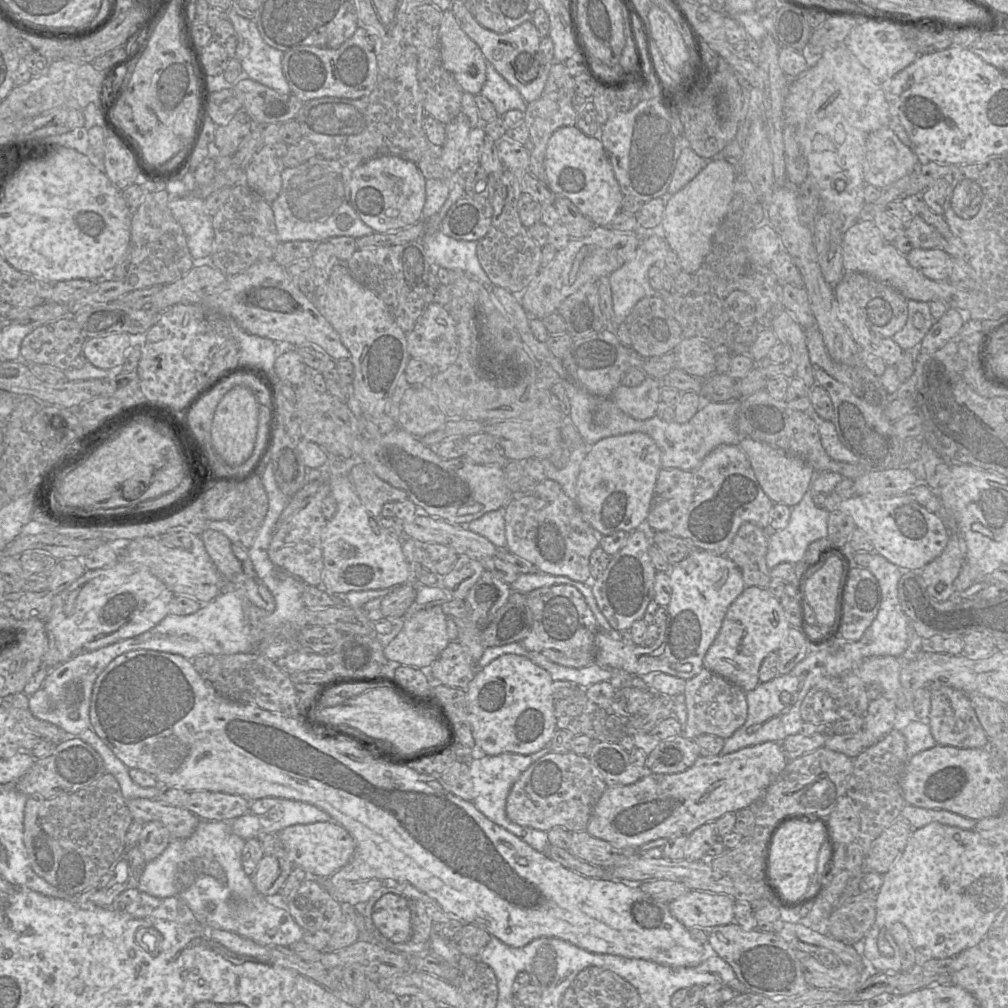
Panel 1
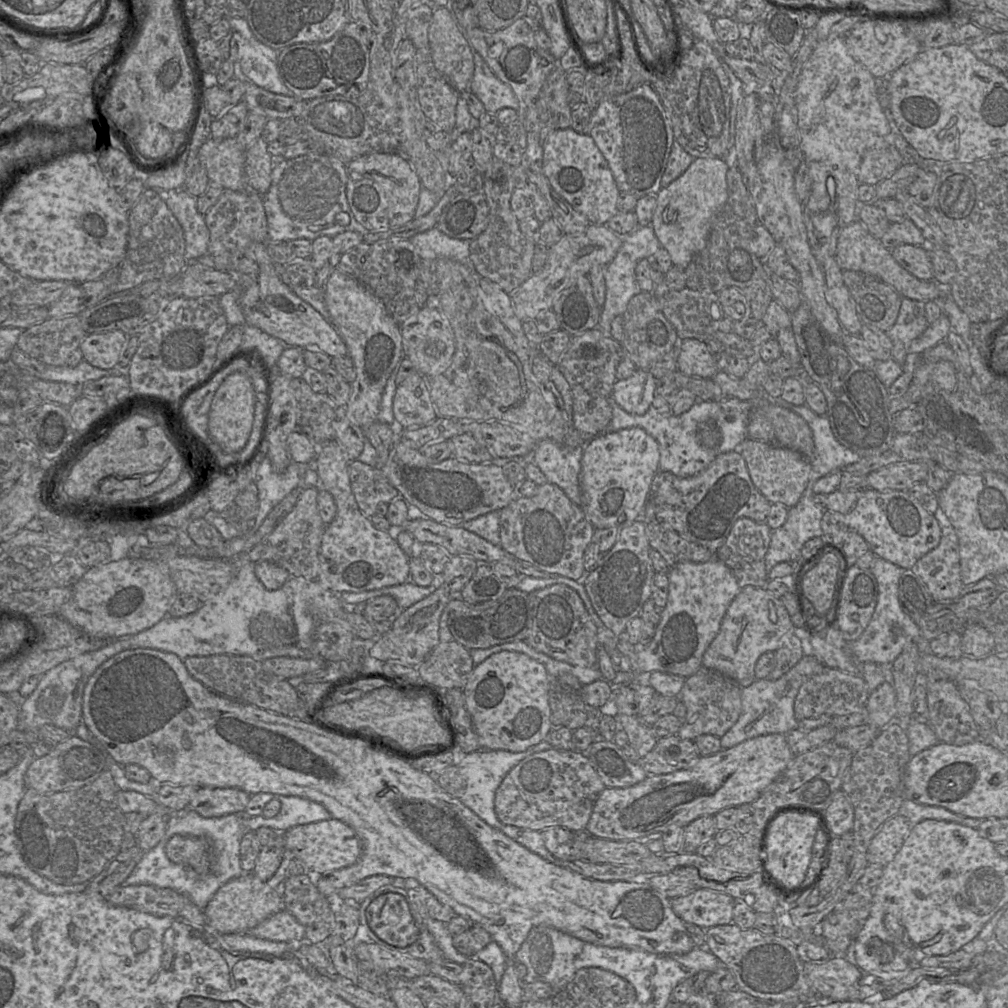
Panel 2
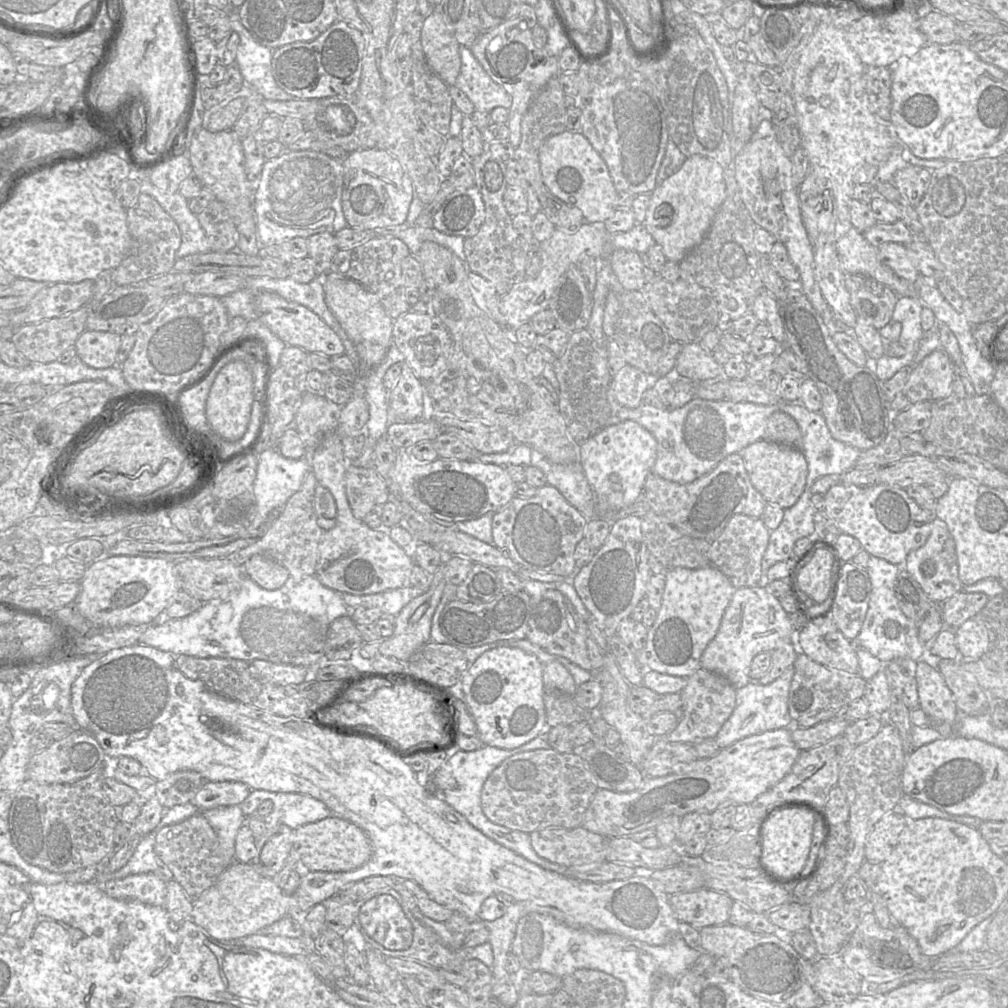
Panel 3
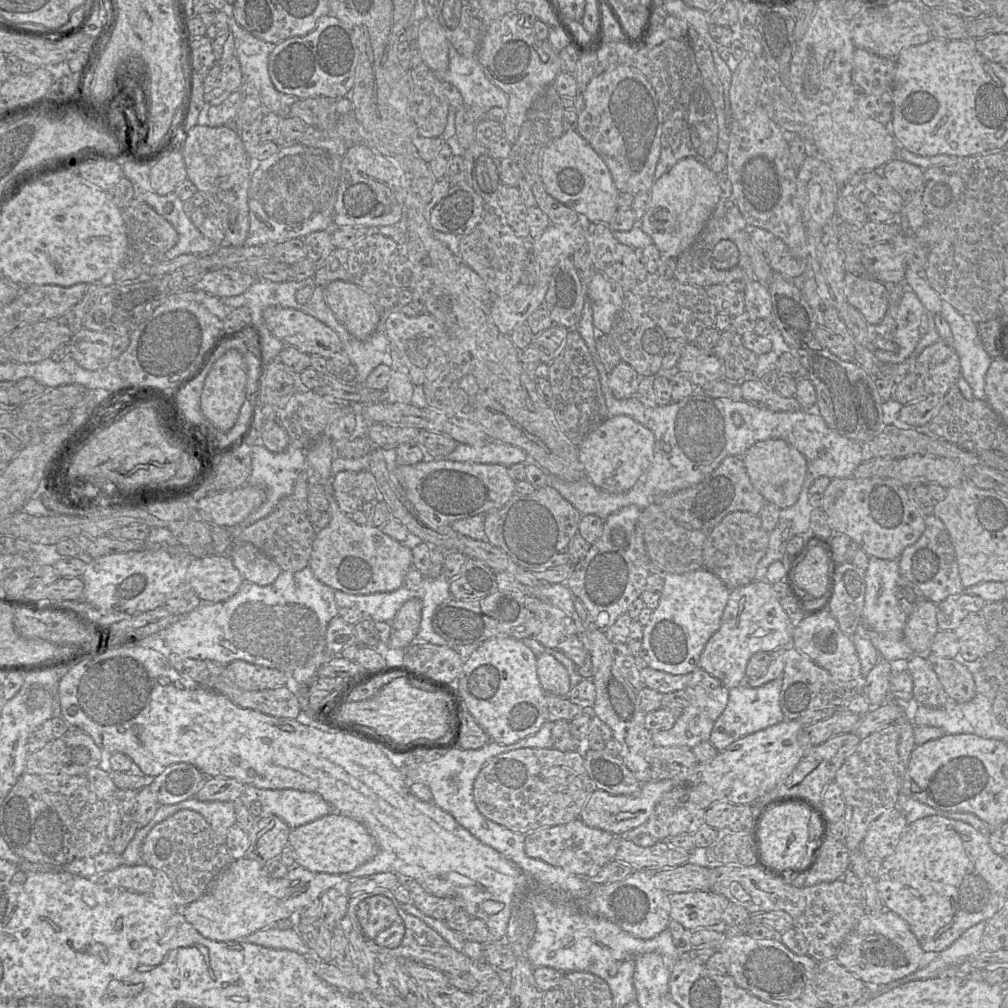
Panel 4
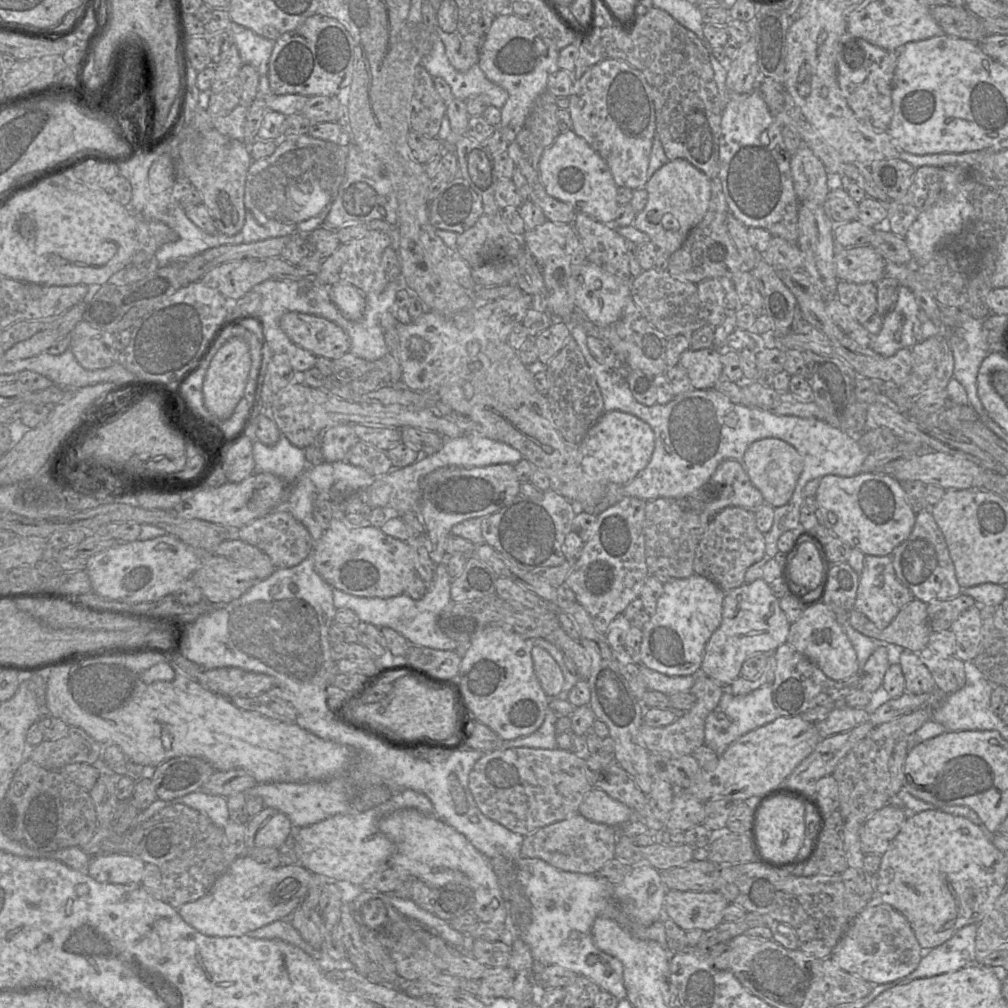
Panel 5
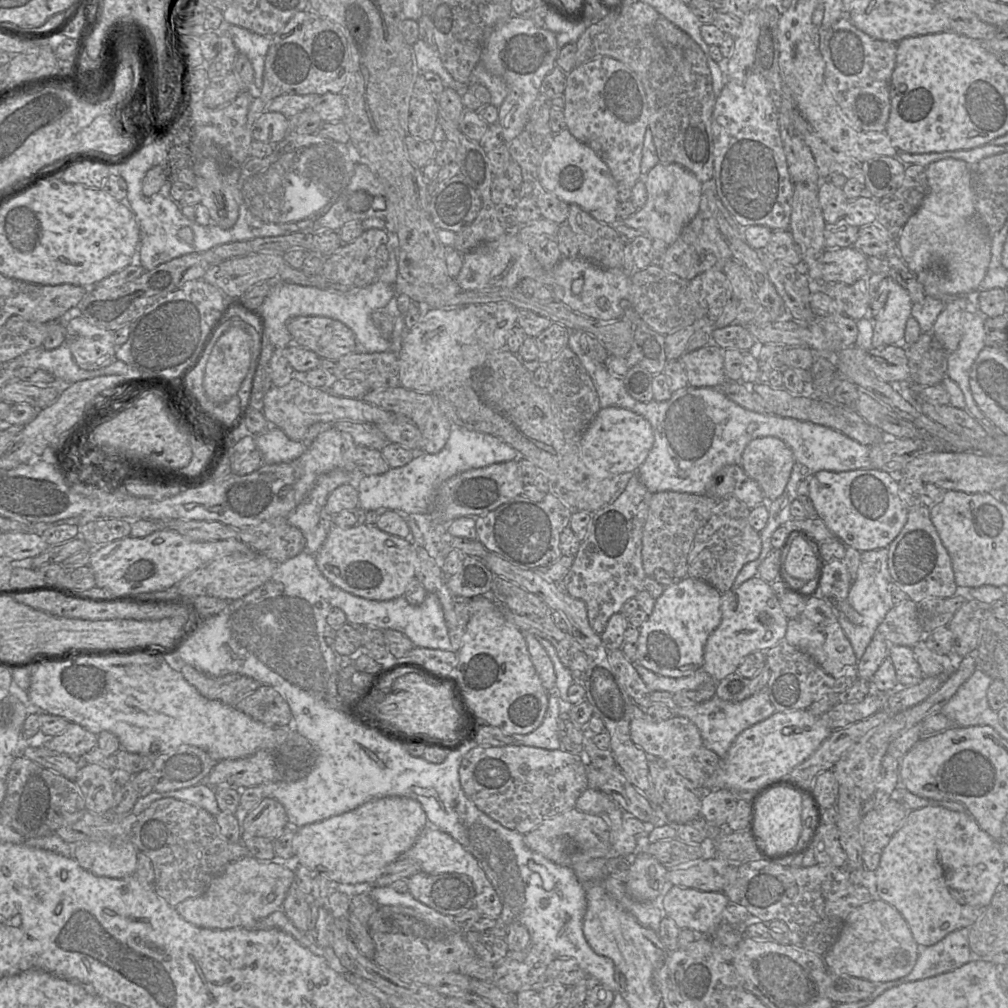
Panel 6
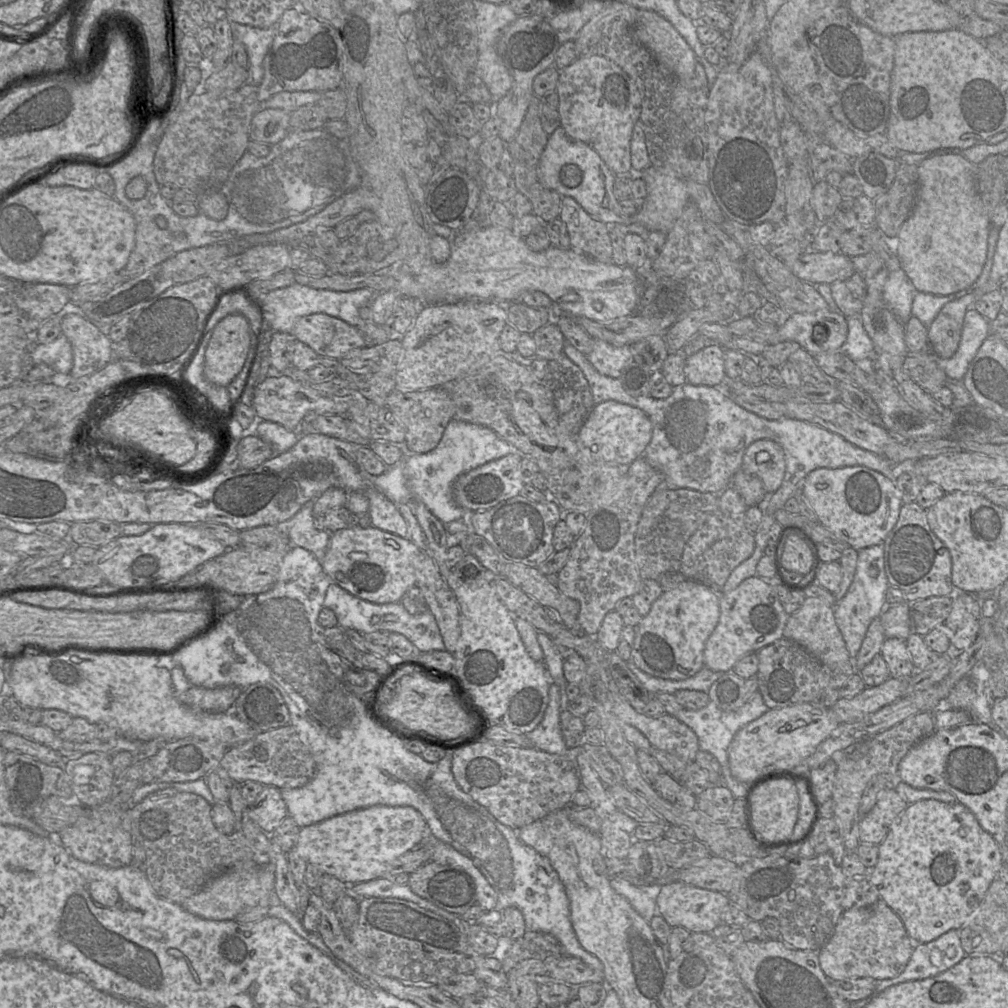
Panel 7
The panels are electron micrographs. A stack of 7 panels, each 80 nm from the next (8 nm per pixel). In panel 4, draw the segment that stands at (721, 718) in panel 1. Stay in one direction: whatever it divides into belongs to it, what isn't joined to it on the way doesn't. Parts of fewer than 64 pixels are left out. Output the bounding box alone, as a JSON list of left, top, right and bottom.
[651,668,729,749]

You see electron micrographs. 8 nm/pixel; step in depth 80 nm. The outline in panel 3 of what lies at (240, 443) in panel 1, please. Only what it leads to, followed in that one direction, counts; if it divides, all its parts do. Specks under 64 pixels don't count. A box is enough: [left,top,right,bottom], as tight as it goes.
[206,361,254,442]

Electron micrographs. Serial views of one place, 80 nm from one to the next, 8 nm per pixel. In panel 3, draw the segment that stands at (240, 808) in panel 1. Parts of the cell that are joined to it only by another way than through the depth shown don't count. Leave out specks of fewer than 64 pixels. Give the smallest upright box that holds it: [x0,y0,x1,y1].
[190,781,251,810]

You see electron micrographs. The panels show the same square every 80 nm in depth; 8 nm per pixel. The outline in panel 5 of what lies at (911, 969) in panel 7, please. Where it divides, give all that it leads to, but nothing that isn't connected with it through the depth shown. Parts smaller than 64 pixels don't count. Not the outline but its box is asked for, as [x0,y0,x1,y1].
[870,924,978,1000]

